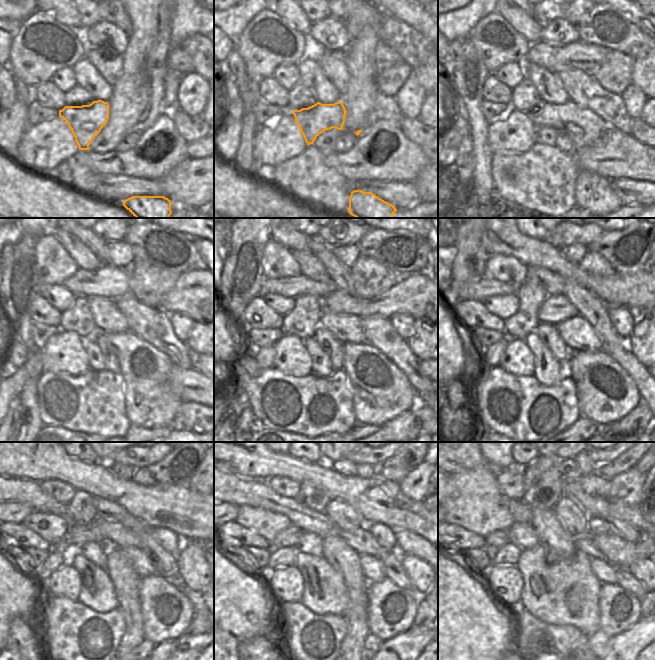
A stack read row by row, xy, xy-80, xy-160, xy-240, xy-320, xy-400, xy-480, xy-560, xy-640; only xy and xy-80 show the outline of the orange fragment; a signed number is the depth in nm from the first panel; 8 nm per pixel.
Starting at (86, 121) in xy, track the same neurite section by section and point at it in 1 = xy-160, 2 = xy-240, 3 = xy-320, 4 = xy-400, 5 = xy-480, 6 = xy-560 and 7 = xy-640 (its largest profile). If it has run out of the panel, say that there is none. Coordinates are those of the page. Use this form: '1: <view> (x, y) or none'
1: xy-160 (583, 127)
2: xy-240 (148, 402)
3: xy-320 (381, 392)
4: xy-400 (605, 392)
5: xy-480 (167, 610)
6: xy-560 (391, 610)
7: xy-640 (618, 609)

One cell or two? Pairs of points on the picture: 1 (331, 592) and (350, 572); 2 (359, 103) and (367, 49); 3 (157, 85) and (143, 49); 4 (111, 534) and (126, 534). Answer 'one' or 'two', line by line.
1: two
2: one
3: one
4: one

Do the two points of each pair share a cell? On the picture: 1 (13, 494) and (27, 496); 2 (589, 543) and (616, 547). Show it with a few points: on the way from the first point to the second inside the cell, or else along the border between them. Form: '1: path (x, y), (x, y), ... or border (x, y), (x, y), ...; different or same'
1: path (16, 494), (24, 494); same
2: path (596, 546), (609, 547); same

